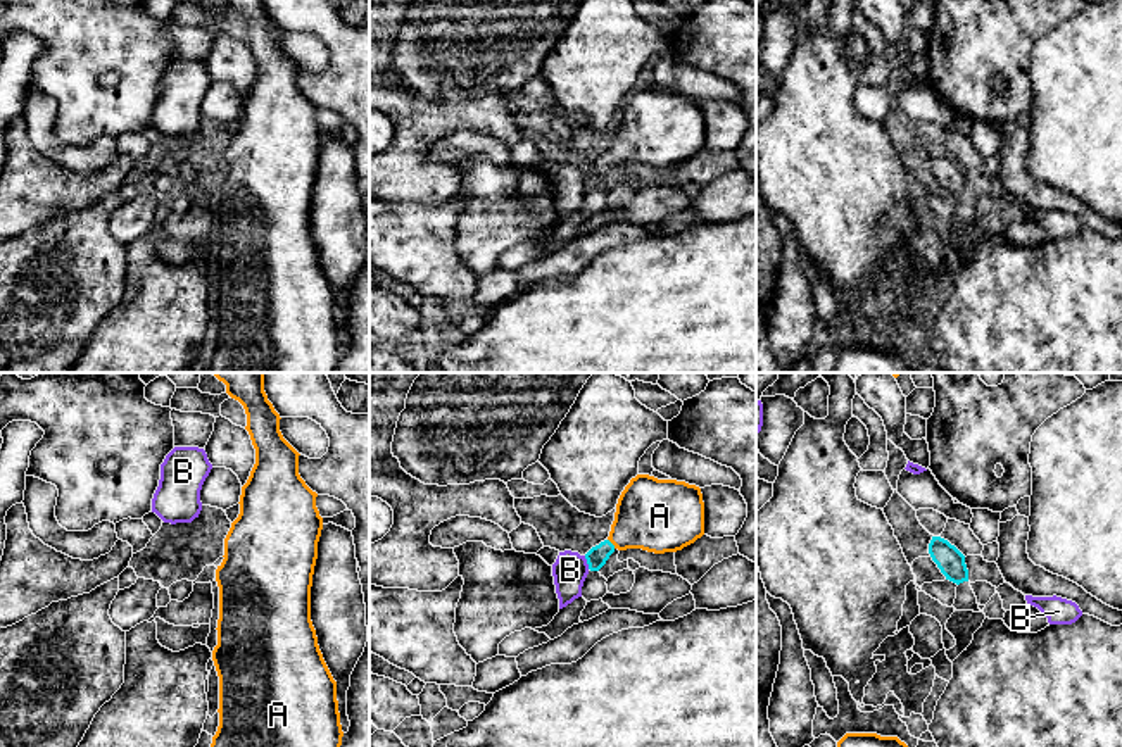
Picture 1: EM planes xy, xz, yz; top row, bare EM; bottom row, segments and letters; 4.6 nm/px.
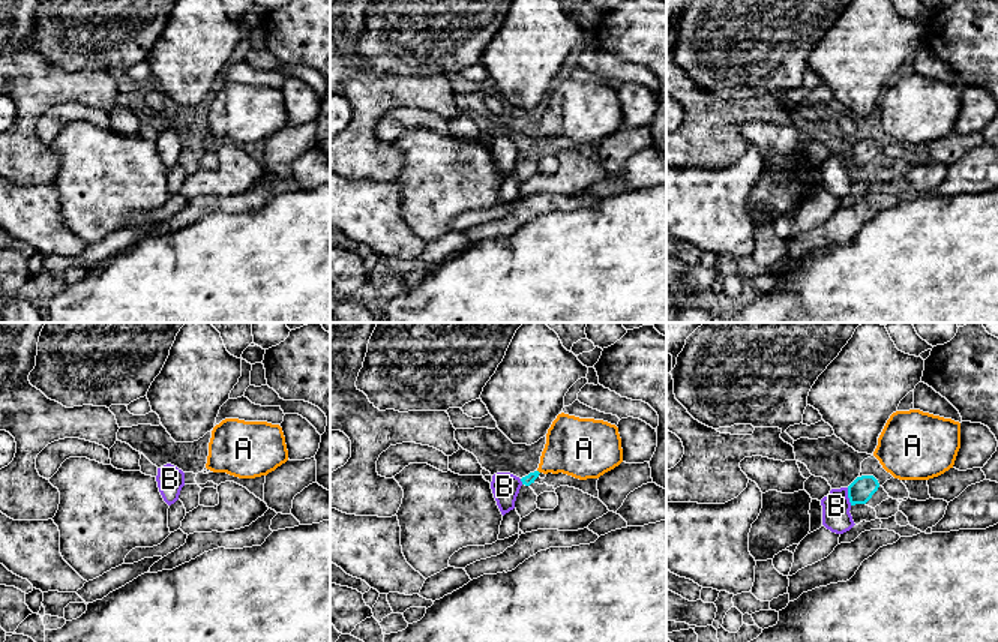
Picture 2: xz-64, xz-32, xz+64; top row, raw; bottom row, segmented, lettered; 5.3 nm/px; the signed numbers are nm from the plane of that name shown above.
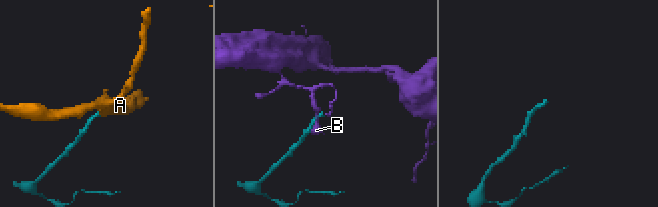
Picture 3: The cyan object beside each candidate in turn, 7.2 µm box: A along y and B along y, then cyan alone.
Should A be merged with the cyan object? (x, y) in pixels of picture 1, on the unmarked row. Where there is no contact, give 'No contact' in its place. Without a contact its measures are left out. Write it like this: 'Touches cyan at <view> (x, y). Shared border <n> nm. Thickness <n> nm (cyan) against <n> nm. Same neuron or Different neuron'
Touches cyan at xz (611, 157). Shared border 60 nm. Thickness 100 nm (cyan) against 340 nm. Same neuron

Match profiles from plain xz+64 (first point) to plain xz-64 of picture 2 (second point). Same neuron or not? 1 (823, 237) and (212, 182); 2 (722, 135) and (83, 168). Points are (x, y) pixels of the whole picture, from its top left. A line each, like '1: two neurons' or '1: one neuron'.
1: two neurons
2: two neurons

